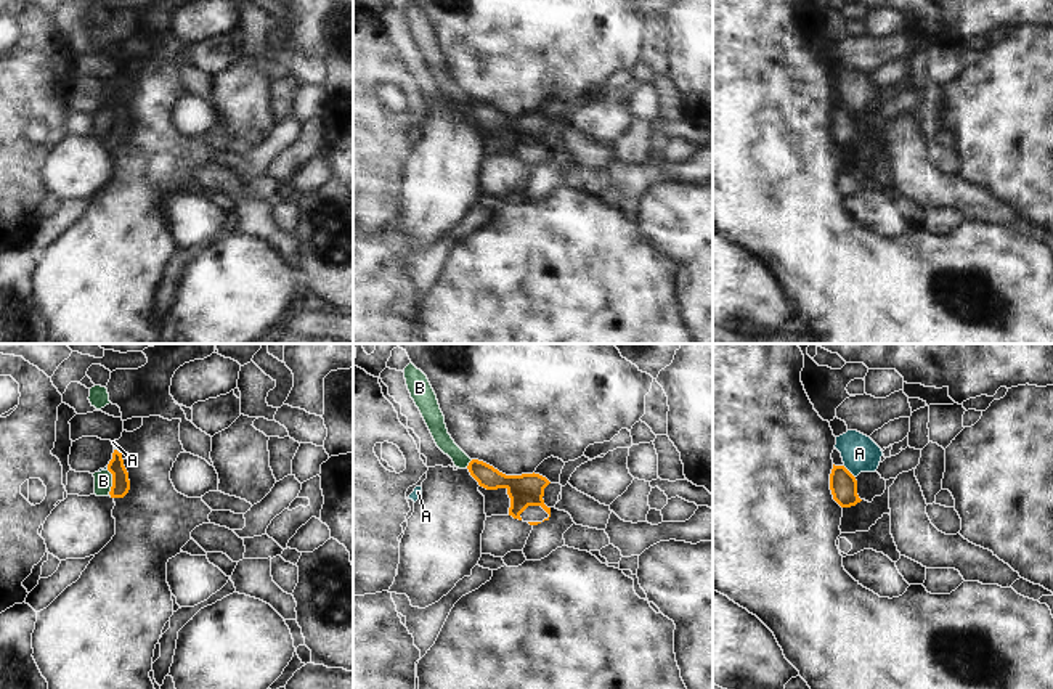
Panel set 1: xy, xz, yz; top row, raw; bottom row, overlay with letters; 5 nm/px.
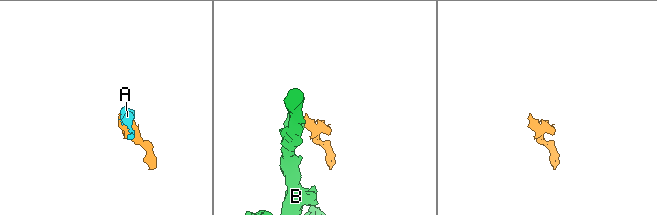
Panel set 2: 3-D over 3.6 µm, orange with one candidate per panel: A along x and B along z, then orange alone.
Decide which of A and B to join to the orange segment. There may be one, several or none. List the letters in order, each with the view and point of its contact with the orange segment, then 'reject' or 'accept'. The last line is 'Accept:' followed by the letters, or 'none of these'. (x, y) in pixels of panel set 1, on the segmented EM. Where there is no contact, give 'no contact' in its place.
A: meets orange in yz at (849, 472); reject
B: meets orange in xy at (113, 482); reject
Accept: none of these

